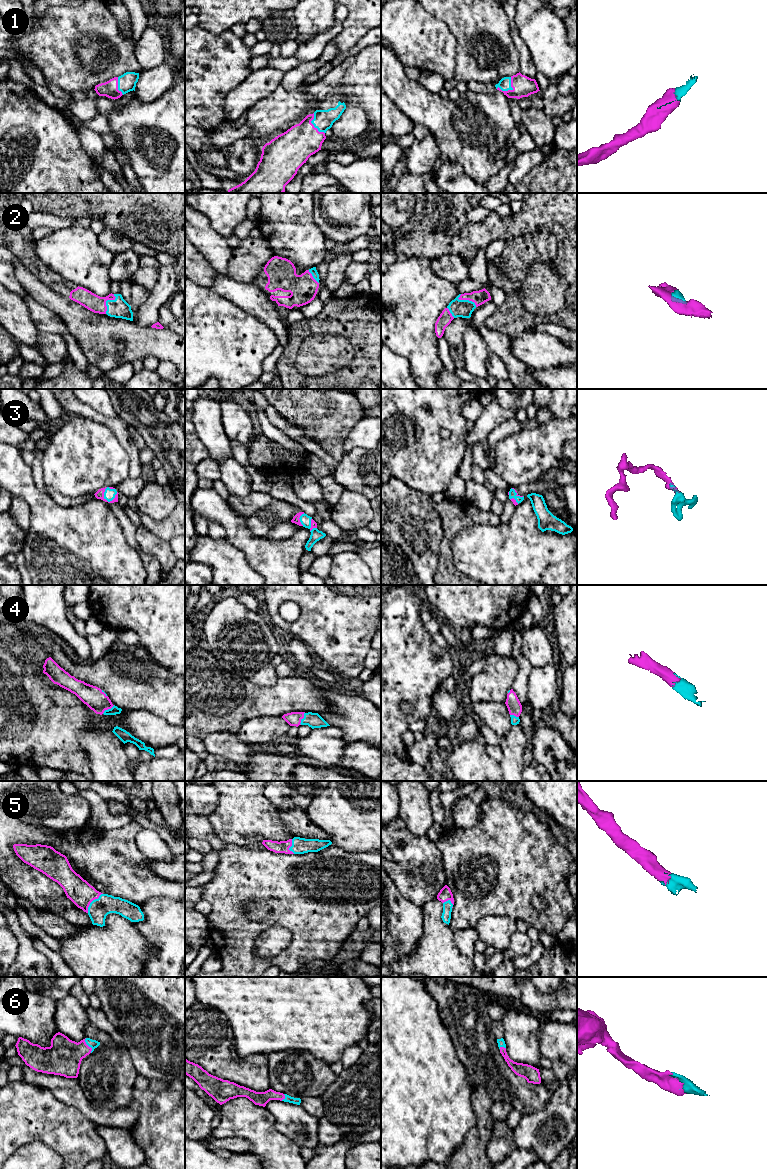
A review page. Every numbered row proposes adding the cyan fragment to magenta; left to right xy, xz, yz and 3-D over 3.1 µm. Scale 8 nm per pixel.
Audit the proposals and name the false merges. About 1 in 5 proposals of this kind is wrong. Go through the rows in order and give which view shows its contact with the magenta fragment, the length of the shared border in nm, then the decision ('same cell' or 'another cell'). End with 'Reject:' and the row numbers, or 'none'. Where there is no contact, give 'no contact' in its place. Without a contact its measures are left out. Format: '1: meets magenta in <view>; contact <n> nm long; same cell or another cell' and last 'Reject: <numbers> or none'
1: meets magenta in yz; contact 160 nm long; same cell
2: meets magenta in xy; contact 180 nm long; same cell
3: meets magenta in xy; contact 130 nm long; same cell
4: meets magenta in xz; contact 110 nm long; same cell
5: meets magenta in xy; contact 200 nm long; same cell
6: meets magenta in xy; contact 130 nm long; same cell
Reject: none

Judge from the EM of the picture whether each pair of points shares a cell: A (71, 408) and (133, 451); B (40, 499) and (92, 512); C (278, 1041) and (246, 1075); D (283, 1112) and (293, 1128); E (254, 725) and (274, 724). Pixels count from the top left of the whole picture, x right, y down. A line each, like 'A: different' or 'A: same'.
A: same
B: same
C: different
D: same
E: same

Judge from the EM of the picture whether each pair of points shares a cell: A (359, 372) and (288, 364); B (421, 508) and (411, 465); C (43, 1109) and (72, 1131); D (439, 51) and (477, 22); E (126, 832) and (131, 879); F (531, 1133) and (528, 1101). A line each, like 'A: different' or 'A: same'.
A: same
B: different
C: same
D: different
E: same
F: different

